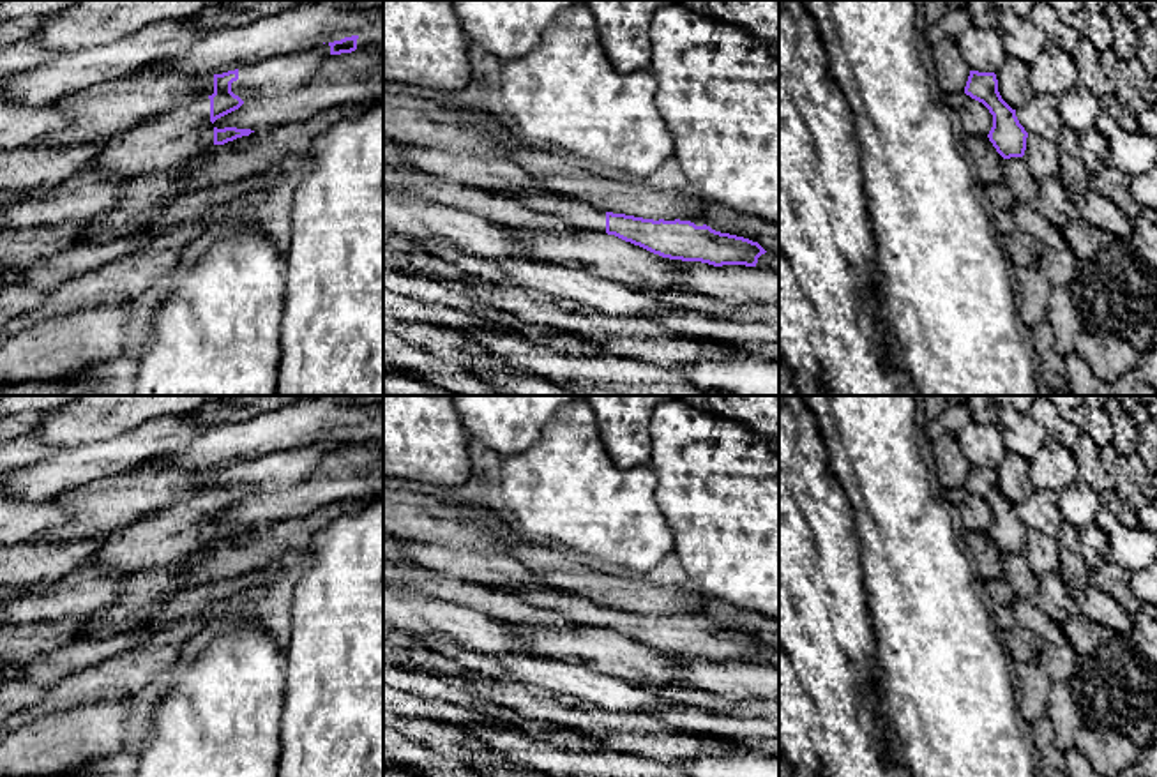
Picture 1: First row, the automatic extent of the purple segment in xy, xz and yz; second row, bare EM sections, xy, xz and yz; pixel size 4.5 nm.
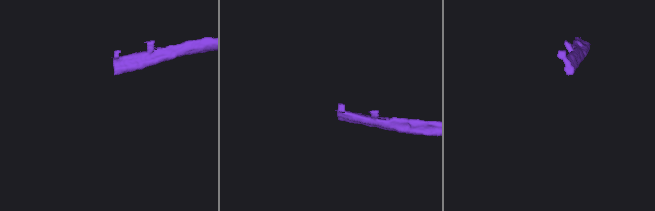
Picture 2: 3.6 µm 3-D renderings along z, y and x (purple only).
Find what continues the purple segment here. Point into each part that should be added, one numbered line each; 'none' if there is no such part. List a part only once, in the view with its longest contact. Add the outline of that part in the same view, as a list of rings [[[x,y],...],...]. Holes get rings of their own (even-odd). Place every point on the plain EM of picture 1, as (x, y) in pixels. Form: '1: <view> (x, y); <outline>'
1: xy (166, 537); [[[194,494],[110,532],[88,567],[134,574],[178,565],[214,540],[210,494]]]

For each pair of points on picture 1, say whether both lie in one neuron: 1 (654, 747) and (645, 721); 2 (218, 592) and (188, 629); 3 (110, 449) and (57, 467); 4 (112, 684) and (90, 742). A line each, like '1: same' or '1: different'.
1: different
2: same
3: same
4: different

